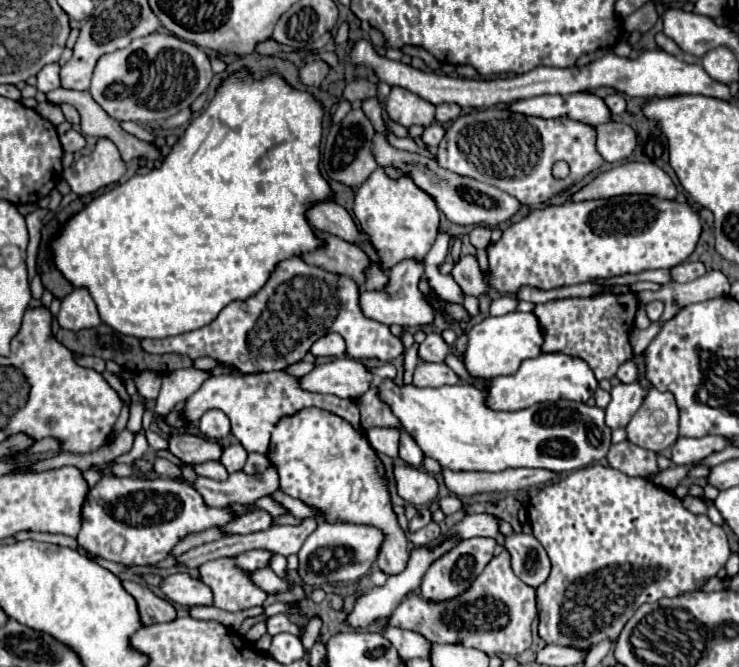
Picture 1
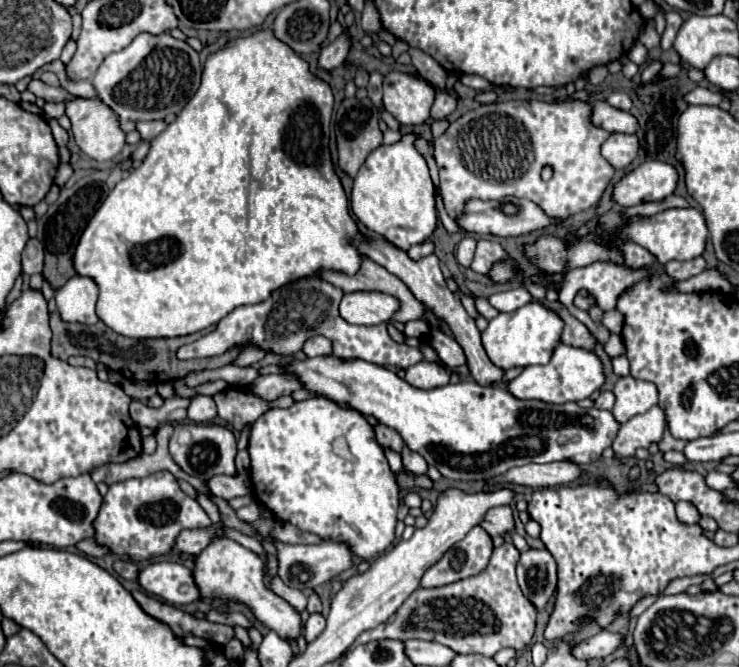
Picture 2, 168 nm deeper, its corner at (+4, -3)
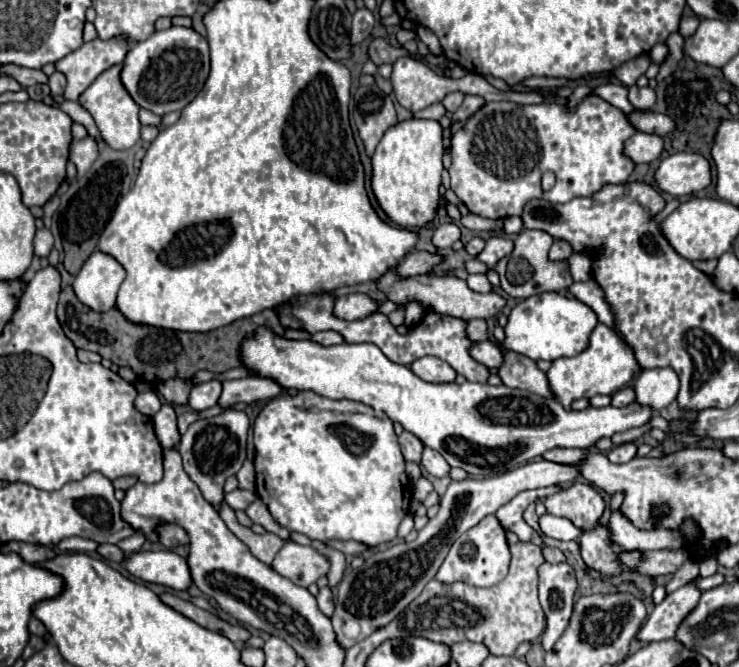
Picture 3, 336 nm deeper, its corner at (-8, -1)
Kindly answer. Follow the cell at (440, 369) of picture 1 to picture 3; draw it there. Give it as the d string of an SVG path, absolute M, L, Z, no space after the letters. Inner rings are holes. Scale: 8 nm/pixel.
M422 357L414 361L410 369L428 383L450 383L456 377L456 371L438 357Z

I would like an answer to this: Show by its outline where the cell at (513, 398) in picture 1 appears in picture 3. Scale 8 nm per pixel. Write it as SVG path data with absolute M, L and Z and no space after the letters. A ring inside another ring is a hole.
M598 323L590 335L590 347L576 357L560 357L552 363L550 371L546 373L550 379L552 393L556 399L568 409L574 399L580 397L594 397L594 395L612 395L618 389L626 387L632 377L640 371L640 365L634 357L632 347L608 325Z

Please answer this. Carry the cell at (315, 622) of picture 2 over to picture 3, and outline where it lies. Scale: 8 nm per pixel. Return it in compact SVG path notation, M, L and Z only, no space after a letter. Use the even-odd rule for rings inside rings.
M322 587L322 589L318 591L316 599L318 599L318 607L324 611L324 615L332 617L332 613L334 613L334 601L332 601L332 591L330 591L330 587Z

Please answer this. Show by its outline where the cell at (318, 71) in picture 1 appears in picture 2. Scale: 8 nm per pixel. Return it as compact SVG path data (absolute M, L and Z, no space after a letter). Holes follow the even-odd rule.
M340 35L332 45L324 47L324 49L320 51L318 69L322 69L322 71L332 71L334 67L340 67L342 61L346 59L348 47L350 47L350 41L348 41L344 35Z

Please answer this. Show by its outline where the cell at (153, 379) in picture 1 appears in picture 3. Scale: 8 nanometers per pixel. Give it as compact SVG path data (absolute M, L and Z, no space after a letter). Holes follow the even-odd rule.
M170 403L162 405L162 409L152 417L158 441L164 449L174 449L180 443L180 433L176 427L176 413Z

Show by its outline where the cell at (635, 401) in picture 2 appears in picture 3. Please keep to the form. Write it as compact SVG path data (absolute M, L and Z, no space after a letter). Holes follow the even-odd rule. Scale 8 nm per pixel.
M672 367L644 369L634 381L636 401L640 405L650 405L654 411L672 403L678 395L678 389L680 379Z

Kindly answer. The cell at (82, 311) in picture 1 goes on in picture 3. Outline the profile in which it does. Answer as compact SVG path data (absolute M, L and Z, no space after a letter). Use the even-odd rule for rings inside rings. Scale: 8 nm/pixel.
M96 249L74 279L78 299L94 311L108 311L116 305L116 293L124 281L124 267L108 253Z

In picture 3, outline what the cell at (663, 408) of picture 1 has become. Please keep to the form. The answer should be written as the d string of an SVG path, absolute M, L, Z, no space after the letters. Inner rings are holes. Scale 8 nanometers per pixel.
M624 443L624 445L614 447L614 449L608 453L608 459L610 459L612 463L628 463L634 455L636 455L636 445Z

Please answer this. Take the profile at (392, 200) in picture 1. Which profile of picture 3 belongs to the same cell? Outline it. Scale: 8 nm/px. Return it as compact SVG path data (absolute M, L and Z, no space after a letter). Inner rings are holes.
M410 117L406 121L398 121L392 125L384 137L380 139L374 155L372 155L372 191L380 203L380 207L386 211L386 215L400 227L406 229L420 229L422 225L430 223L438 209L438 189L440 189L440 177L442 177L442 125L432 119L416 119Z

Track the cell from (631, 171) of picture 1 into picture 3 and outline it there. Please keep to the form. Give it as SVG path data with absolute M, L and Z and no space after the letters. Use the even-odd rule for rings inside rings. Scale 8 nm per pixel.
M674 153L660 163L656 181L658 187L672 197L690 195L712 183L710 163L700 153Z

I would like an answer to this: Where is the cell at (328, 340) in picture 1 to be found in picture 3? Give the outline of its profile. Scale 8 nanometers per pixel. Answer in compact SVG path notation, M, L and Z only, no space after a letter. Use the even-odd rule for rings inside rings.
M320 331L320 333L314 333L312 335L312 341L320 343L320 345L338 345L342 343L342 335L336 333L336 331Z

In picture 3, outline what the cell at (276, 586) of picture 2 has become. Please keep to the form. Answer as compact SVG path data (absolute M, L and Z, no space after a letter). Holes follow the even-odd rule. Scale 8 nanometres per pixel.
M224 503L224 507L220 507L220 517L224 519L224 523L228 525L228 529L242 541L250 547L252 555L260 561L264 561L266 565L272 563L276 551L280 551L280 547L286 543L286 539L278 537L276 533L262 533L262 535L256 535L252 533L248 527L242 527L238 521L236 521L236 515L234 511Z

